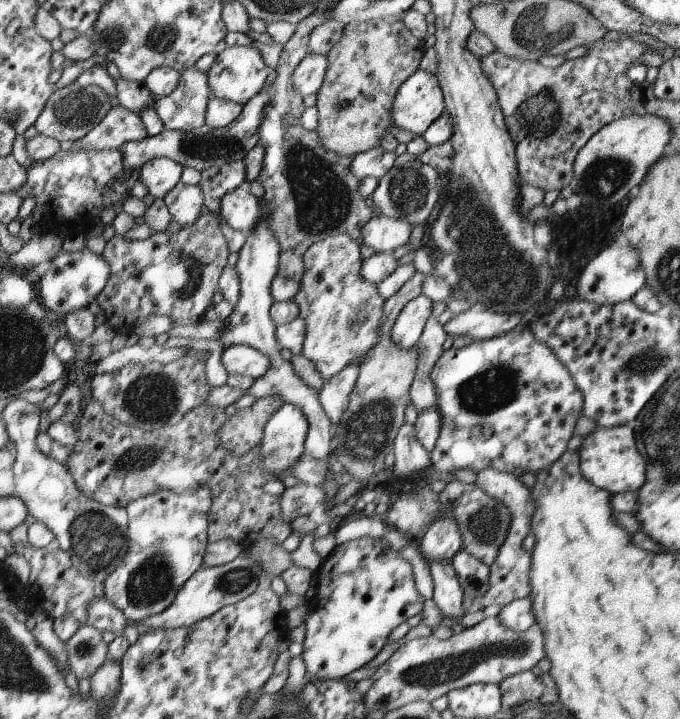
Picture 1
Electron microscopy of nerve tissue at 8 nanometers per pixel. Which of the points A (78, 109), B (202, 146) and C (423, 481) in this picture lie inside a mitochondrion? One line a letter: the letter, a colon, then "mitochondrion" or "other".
A: mitochondrion
B: mitochondrion
C: other

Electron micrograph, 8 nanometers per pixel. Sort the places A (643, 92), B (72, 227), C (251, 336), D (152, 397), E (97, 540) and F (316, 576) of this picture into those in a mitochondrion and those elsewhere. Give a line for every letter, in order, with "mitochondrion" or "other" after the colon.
A: other
B: other
C: other
D: mitochondrion
E: mitochondrion
F: other

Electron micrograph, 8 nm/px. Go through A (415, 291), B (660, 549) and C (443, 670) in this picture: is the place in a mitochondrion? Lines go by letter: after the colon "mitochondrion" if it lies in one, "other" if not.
A: other
B: other
C: mitochondrion

